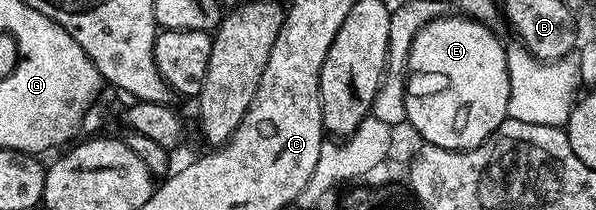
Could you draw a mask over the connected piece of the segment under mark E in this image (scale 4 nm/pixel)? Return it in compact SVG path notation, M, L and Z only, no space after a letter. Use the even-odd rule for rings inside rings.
M442 16L431 20L414 36L409 56L409 71L406 80L406 116L407 121L419 130L419 135L425 144L447 148L448 150L474 150L476 146L482 146L509 118L509 73L507 72L507 60L505 59L506 43L500 42L491 31L488 30L484 21L477 21L474 17Z

